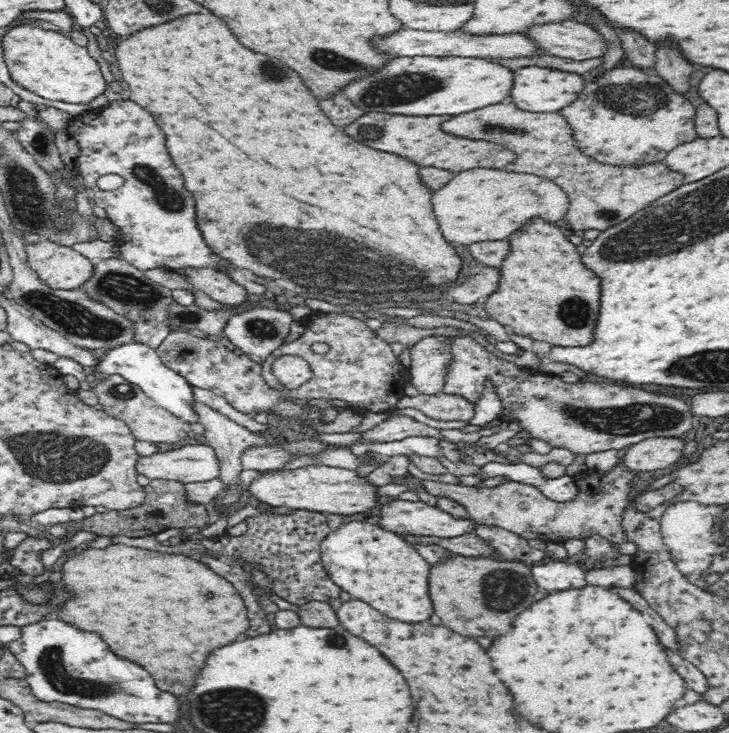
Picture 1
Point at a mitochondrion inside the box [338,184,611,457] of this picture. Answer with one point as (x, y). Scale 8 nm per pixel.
(575, 312)

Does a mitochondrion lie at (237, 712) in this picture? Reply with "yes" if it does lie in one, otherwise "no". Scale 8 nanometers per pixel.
yes

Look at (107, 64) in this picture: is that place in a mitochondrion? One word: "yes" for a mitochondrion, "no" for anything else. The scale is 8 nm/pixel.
no

